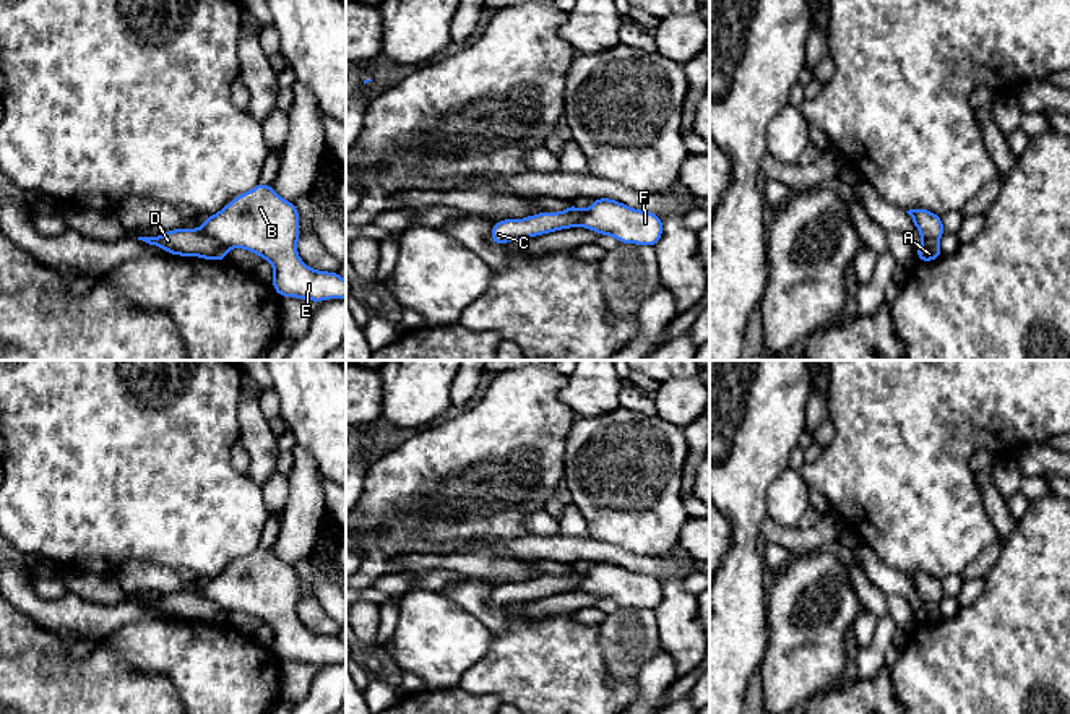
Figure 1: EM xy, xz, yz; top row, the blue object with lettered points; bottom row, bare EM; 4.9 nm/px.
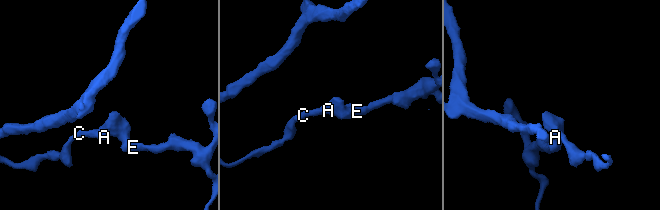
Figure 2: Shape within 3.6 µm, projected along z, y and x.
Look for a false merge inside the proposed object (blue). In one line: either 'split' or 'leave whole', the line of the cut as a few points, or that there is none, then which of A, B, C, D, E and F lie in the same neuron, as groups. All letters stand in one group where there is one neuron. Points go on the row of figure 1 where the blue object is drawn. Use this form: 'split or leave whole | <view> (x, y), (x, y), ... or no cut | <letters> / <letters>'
split | xy (198, 229), (213, 236), (226, 249) | A C D / B E F

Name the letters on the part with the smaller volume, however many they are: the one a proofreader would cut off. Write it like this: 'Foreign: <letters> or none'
Foreign: B, E, F

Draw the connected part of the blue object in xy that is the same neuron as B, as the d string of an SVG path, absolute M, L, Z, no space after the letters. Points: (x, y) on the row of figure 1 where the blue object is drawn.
M258 183L221 211L208 216L200 230L226 248L250 250L273 265L271 286L279 297L323 302L346 299L339 273L317 271L297 253L300 214L271 185Z

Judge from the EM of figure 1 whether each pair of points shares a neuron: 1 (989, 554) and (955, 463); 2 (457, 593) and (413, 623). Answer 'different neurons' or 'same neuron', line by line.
1: different neurons
2: different neurons

